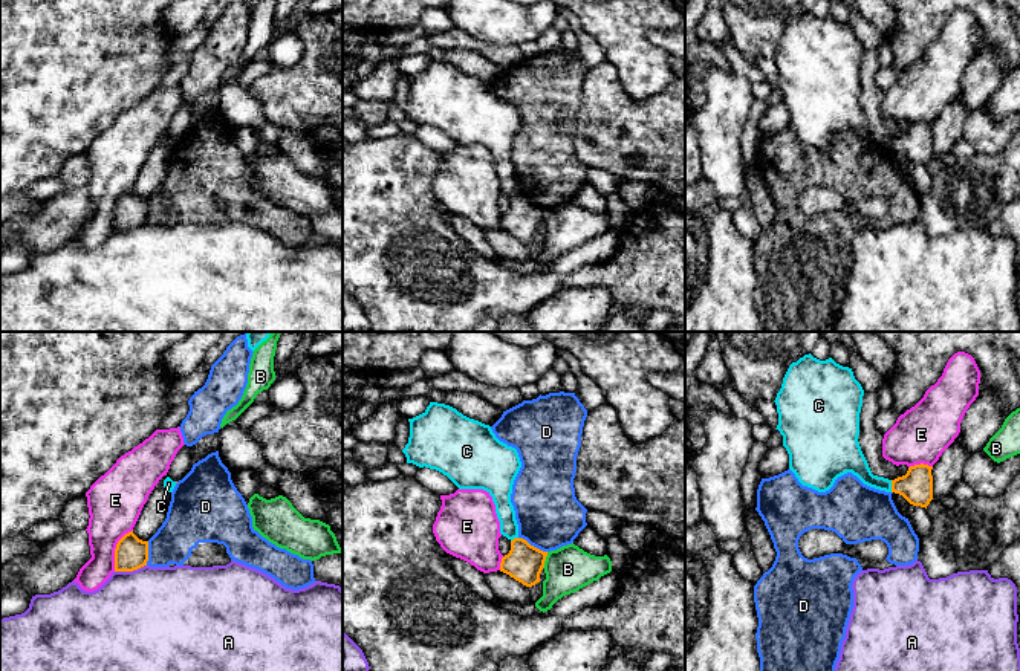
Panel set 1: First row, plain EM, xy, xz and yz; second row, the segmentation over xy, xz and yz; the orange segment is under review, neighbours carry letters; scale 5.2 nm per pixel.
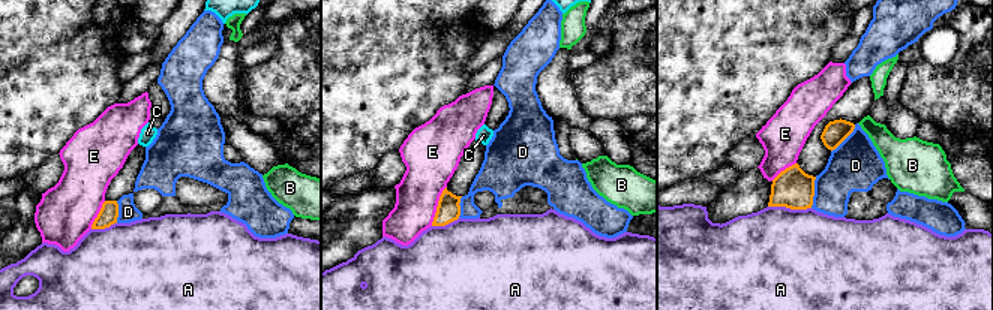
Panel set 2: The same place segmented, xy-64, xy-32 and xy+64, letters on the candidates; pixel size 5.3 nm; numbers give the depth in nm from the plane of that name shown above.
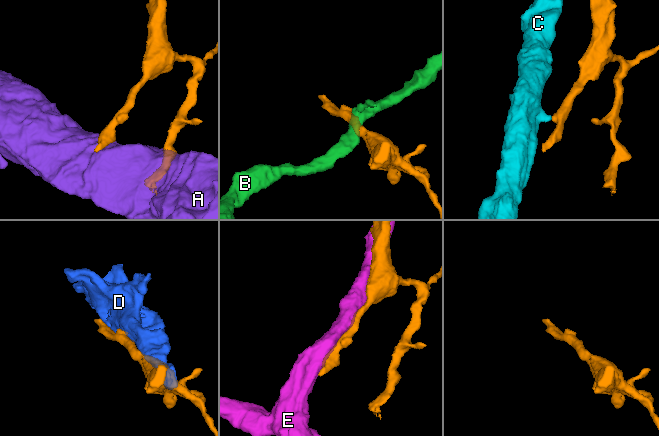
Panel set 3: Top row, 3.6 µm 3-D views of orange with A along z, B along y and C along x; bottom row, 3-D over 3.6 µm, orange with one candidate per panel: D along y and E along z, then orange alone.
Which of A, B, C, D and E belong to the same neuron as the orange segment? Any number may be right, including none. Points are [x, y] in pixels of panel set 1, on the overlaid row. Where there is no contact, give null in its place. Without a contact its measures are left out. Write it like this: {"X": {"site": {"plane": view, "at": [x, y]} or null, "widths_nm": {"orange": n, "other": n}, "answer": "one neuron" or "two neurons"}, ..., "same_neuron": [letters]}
{"A": {"site": {"plane": "xy", "at": [130, 570]}, "widths_nm": {"orange": 170, "other": 500}, "answer": "two neurons"}, "B": {"site": {"plane": "xz", "at": [545, 560]}, "widths_nm": {"orange": 200, "other": 240}, "answer": "two neurons"}, "C": {"site": {"plane": "yz", "at": [892, 486]}, "widths_nm": {"orange": 180, "other": 130}, "answer": "two neurons"}, "D": {"site": {"plane": "xz", "at": [532, 546]}, "widths_nm": {"orange": 200, "other": 340}, "answer": "two neurons"}, "E": {"site": {"plane": "xy", "at": [115, 549]}, "widths_nm": {"orange": 170, "other": 280}, "answer": "two neurons"}, "same_neuron": []}

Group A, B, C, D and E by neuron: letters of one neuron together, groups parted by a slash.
A / B / C / D / E

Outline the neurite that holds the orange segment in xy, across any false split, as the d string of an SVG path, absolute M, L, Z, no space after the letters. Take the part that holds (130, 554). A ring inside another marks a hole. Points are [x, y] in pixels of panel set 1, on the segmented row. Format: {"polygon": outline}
{"polygon": "M133 530L125 533L115 549L115 572L133 572L148 561L148 541L139 540Z"}

